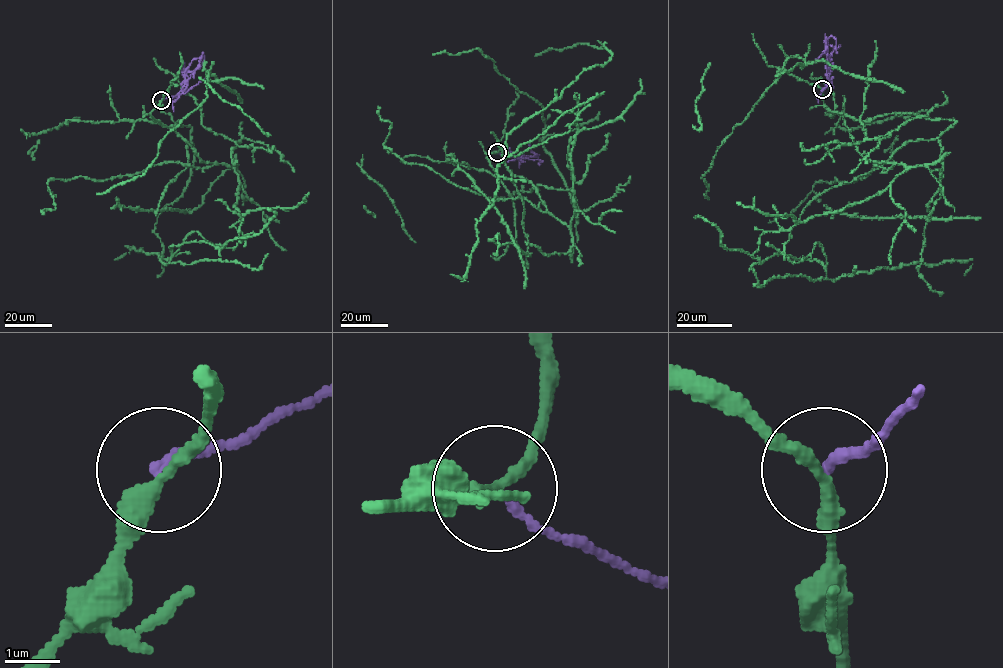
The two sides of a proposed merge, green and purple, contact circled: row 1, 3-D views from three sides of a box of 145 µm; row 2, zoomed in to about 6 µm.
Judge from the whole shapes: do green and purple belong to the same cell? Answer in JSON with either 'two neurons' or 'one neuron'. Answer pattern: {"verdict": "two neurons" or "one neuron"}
{"verdict": "two neurons"}

